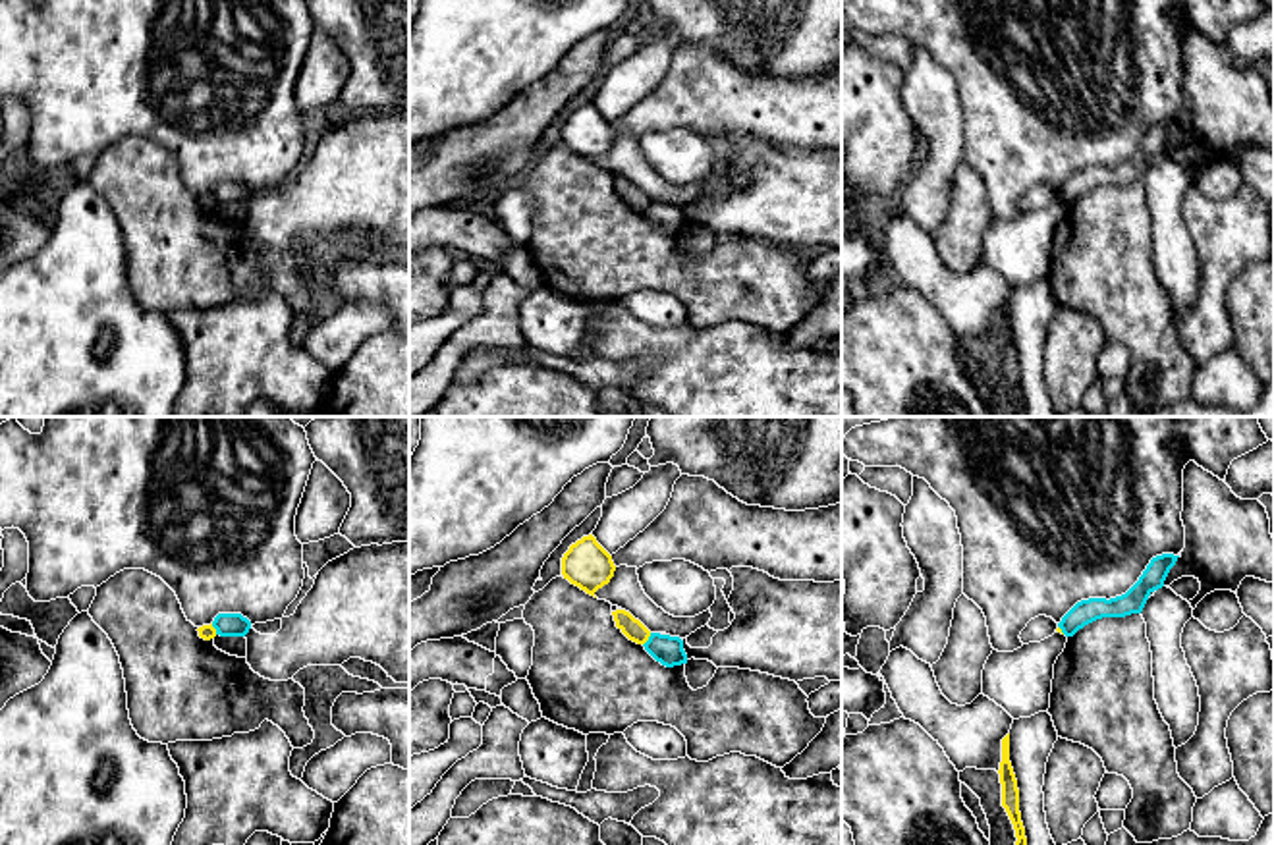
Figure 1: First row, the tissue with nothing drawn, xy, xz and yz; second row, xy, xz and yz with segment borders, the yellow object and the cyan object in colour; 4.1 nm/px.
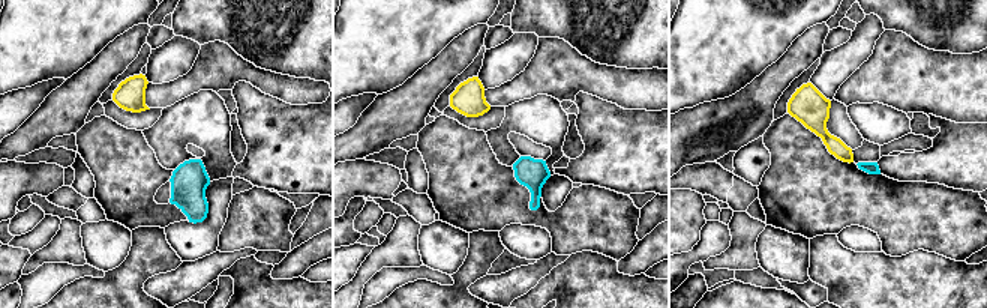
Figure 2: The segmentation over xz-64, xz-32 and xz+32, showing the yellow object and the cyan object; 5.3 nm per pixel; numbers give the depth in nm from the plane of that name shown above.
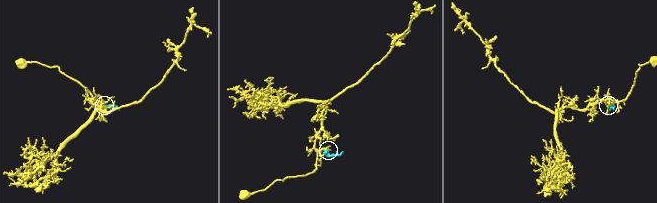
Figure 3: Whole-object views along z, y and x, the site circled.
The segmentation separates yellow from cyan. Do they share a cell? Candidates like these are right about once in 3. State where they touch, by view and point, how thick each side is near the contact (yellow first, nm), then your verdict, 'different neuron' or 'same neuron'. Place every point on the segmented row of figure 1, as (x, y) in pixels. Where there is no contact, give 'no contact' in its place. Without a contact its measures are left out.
contact xz (647, 639); calibres 90 and 120 nm; different neuron

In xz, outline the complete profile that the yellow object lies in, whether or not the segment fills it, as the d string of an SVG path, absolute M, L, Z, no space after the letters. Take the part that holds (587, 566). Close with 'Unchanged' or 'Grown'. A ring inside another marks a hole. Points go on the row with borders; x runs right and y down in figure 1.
M593 534L571 544L562 558L564 579L591 596L610 583L614 571L616 565L612 556L596 542Z. Unchanged

